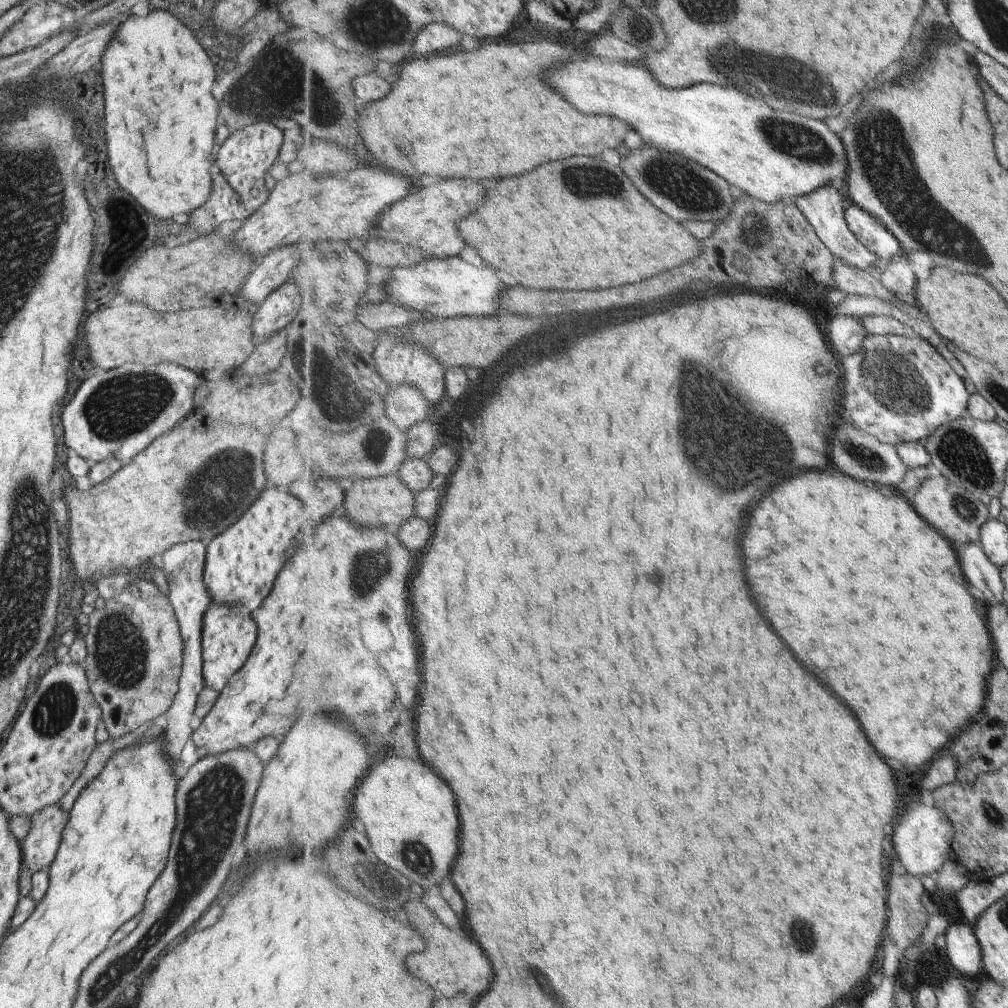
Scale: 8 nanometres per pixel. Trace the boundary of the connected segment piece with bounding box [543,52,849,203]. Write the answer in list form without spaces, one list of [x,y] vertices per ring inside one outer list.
[[[587,52],[586,57],[575,57],[571,62],[563,61],[563,64],[543,74],[543,78],[585,115],[607,115],[624,120],[653,149],[680,154],[687,160],[698,162],[721,175],[731,186],[737,186],[766,203],[795,200],[829,183],[844,190],[846,188],[848,156],[840,134],[831,132],[823,121],[775,110],[760,97],[737,90],[737,86],[697,83],[690,87],[668,87],[645,65],[603,59],[592,52]]]

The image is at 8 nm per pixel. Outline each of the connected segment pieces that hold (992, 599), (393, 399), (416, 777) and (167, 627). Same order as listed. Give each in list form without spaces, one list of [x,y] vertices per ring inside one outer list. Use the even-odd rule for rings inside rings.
[[[979,544],[962,546],[959,556],[967,578],[971,578],[971,586],[977,588],[983,594],[983,600],[987,604],[1006,603],[1005,586],[1002,582],[1001,570],[987,558],[982,547]]]
[[[408,383],[389,388],[385,397],[385,415],[402,431],[407,432],[417,423],[427,420],[433,404],[424,394]]]
[[[387,758],[383,764],[371,766],[367,778],[355,794],[355,814],[353,821],[370,840],[373,852],[388,868],[397,870],[409,882],[415,882],[424,890],[439,888],[449,876],[451,866],[459,854],[459,810],[453,790],[443,782],[425,762],[415,762],[411,758]]]
[[[137,580],[135,584],[129,583],[128,587],[121,592],[115,593],[108,600],[105,601],[105,605],[101,609],[95,609],[93,612],[88,614],[88,622],[80,630],[83,632],[84,643],[86,646],[86,657],[84,660],[84,673],[86,674],[89,690],[91,691],[94,701],[99,705],[101,711],[101,722],[106,730],[109,732],[111,738],[117,738],[129,730],[137,730],[140,732],[141,729],[147,727],[153,721],[160,721],[163,717],[164,712],[171,706],[172,700],[174,699],[175,693],[178,689],[178,678],[182,667],[183,658],[183,647],[178,622],[173,612],[172,606],[168,601],[167,596],[163,596],[161,592],[149,584],[149,582],[143,582],[143,580]]]

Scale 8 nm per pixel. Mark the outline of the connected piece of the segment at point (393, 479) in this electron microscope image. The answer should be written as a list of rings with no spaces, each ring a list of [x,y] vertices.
[[[398,475],[350,482],[343,488],[343,494],[346,496],[344,500],[346,516],[365,529],[393,529],[414,516],[416,494],[402,483]]]

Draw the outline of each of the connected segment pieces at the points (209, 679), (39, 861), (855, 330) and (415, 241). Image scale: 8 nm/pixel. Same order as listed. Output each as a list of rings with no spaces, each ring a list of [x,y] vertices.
[[[237,634],[237,638],[239,640],[233,644],[209,644],[209,642],[200,644],[201,676],[205,687],[219,692],[227,684],[227,680],[241,668],[245,658],[249,656],[253,642],[255,642],[255,634],[243,634],[243,636]]]
[[[59,802],[47,805],[30,816],[31,827],[23,842],[19,842],[22,865],[37,873],[47,868],[55,856],[59,834],[67,822],[68,812],[61,810]]]
[[[835,315],[831,318],[831,325],[825,328],[825,334],[830,340],[839,360],[862,350],[864,342],[871,336],[862,323],[862,318],[855,315]]]
[[[446,180],[436,182],[423,190],[415,190],[395,204],[388,206],[379,216],[376,224],[379,234],[374,236],[422,249],[434,258],[450,259],[463,257],[468,247],[458,234],[458,222],[477,208],[485,196],[481,184],[471,180]]]

